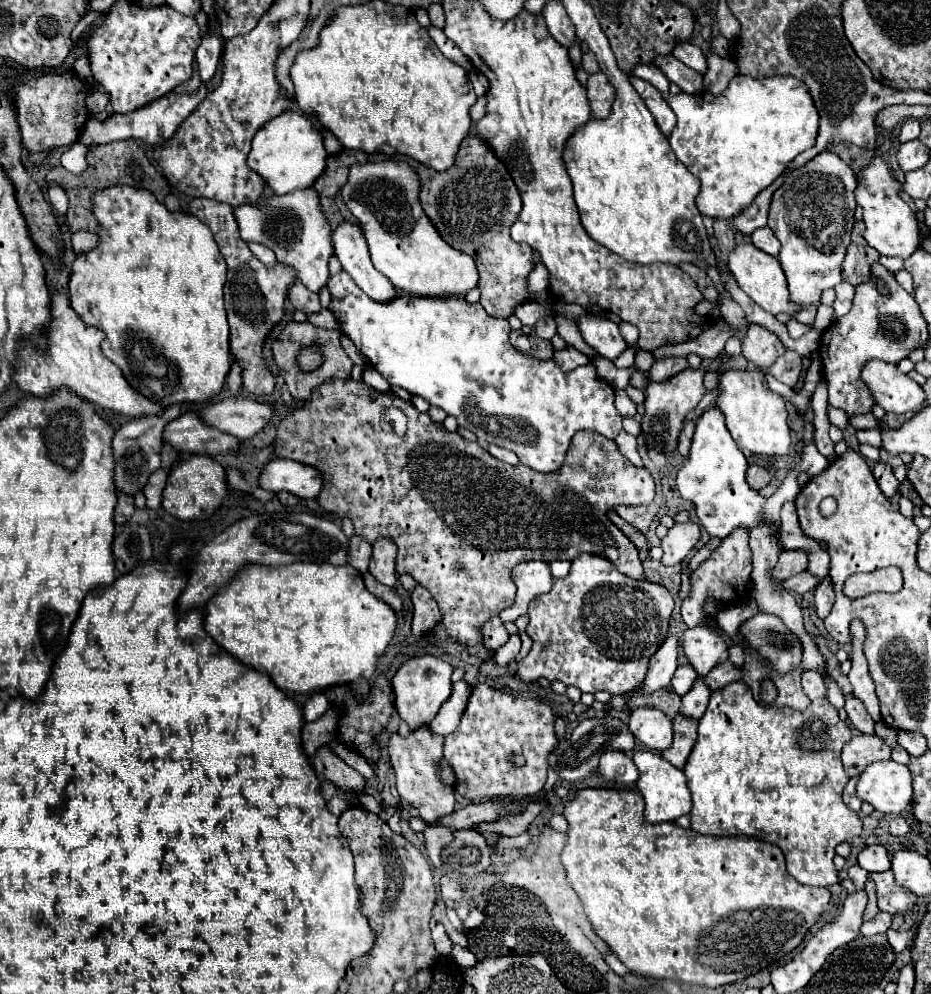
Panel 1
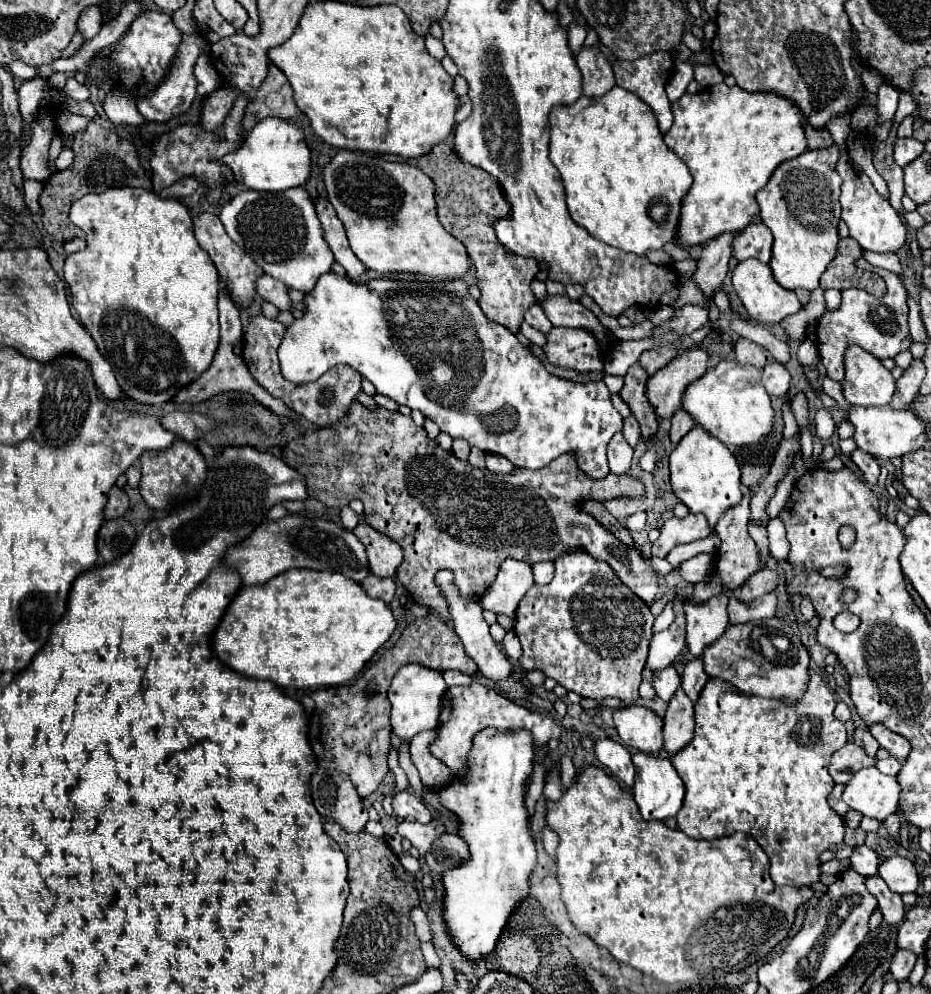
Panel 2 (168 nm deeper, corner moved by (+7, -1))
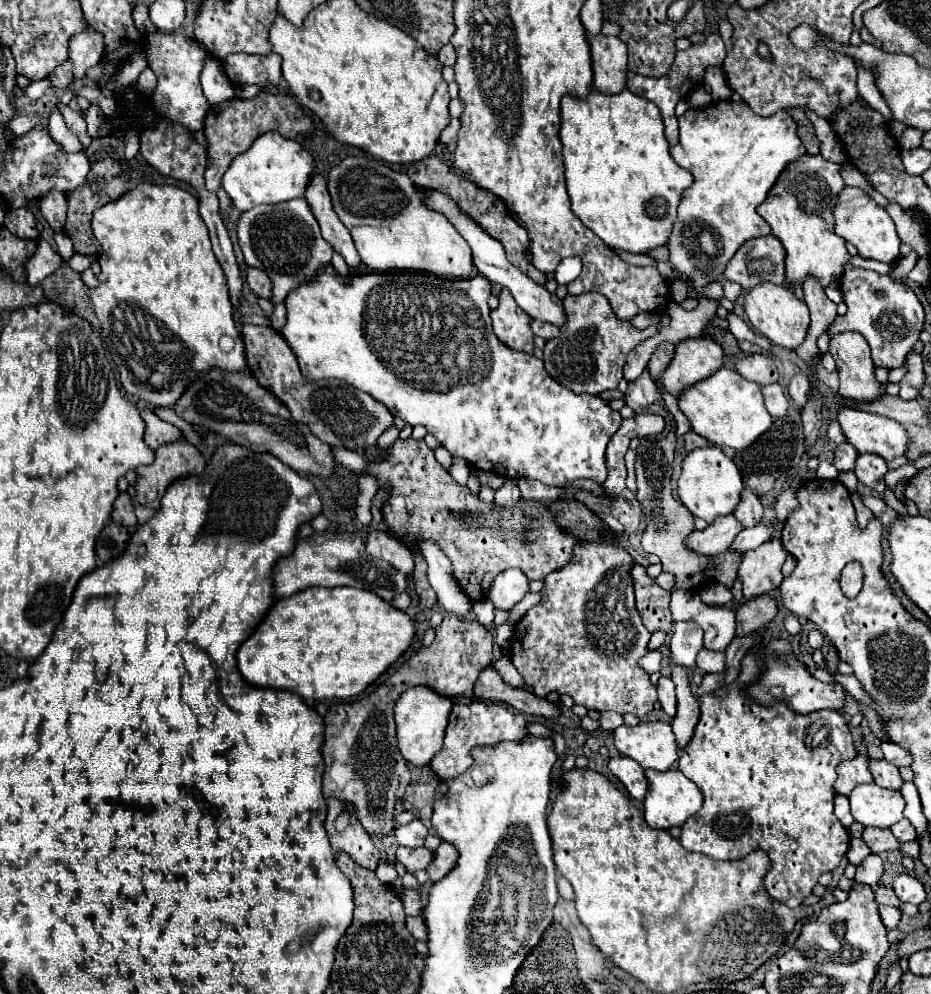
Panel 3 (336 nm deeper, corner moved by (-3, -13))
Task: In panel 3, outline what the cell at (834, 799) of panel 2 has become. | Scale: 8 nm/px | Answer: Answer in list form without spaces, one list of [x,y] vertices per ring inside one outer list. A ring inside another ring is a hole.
[[[836,795],[834,797],[834,815],[838,817],[838,821],[844,827],[850,827],[854,823],[852,815],[850,815],[850,807],[848,807],[848,799],[844,795]]]

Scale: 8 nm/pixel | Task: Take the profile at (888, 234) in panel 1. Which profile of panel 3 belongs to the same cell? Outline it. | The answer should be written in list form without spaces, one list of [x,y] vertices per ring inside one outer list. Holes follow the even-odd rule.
[[[844,187],[844,191],[840,191],[840,195],[836,197],[834,231],[844,241],[852,243],[858,249],[860,257],[876,259],[882,263],[896,263],[896,259],[900,257],[900,237],[896,235],[894,221],[890,219],[886,209],[876,205],[874,199],[868,197],[868,193],[860,187]]]

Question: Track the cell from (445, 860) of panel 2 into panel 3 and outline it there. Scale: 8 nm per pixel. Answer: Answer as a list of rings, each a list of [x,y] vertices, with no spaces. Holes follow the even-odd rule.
[[[442,841],[440,847],[434,851],[432,863],[426,867],[428,877],[430,877],[434,883],[440,881],[440,879],[444,879],[444,877],[452,871],[452,867],[456,865],[456,859],[458,859],[458,851],[456,851],[452,845],[448,845],[446,841]]]

